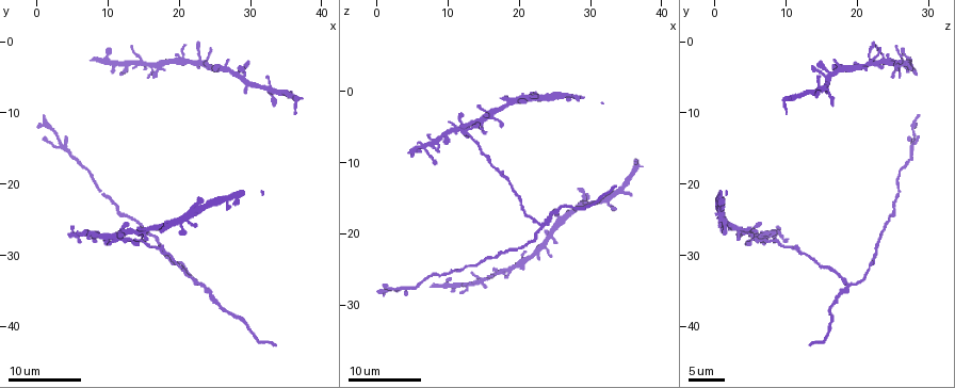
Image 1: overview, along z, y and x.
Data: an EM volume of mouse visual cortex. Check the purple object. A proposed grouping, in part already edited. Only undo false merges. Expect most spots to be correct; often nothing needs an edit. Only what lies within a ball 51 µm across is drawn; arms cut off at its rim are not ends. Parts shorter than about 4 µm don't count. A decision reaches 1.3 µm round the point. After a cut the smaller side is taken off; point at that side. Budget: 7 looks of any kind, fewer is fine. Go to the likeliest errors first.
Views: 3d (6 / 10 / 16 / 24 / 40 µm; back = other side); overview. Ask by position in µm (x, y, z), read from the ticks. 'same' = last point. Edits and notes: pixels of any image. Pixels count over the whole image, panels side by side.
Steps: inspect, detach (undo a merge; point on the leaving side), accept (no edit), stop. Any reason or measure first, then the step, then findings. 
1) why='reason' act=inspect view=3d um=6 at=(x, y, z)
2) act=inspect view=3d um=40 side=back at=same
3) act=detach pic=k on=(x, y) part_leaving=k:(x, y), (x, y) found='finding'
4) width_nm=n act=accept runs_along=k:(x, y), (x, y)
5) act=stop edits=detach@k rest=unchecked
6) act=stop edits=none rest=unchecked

why='three-way junction' act=inspect view=3d um=16 at=(23.0, 34.0, 19.0)

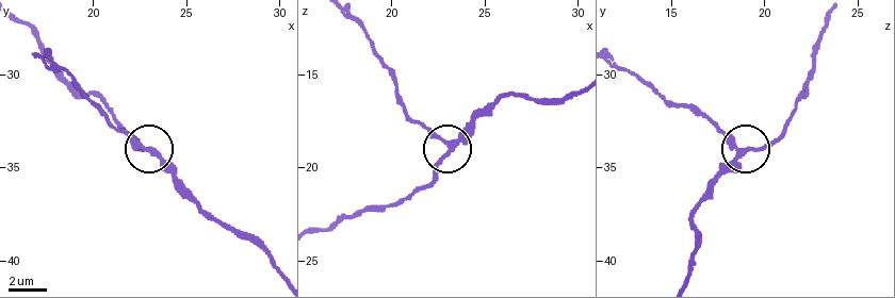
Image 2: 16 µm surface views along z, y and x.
act=inspect view=3d um=16 side=back at=(23.2, 34.1, 18.8)

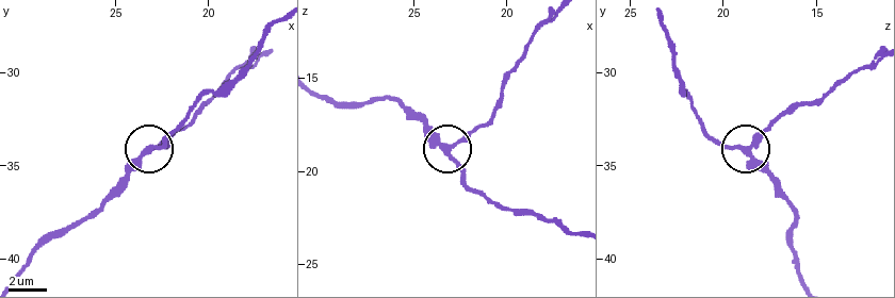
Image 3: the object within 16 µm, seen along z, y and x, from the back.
side_arm_um=16 arms=3 act=accept found='all the same neuron'

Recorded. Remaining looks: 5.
why='small branch off a trunk' act=inspect view=3d um=10 at=(3.0, 15.0, 27.5)

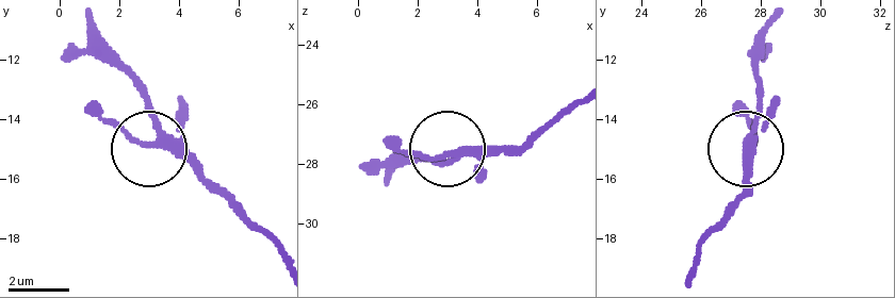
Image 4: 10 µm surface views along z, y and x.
arms=4 act=accept runs_along=4:(280, 251), (189, 167), (93, 116) found='continuous, no second neuron'

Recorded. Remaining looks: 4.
act=inspect view=3d um=16 at=(10.0, 21.5, 25.5)

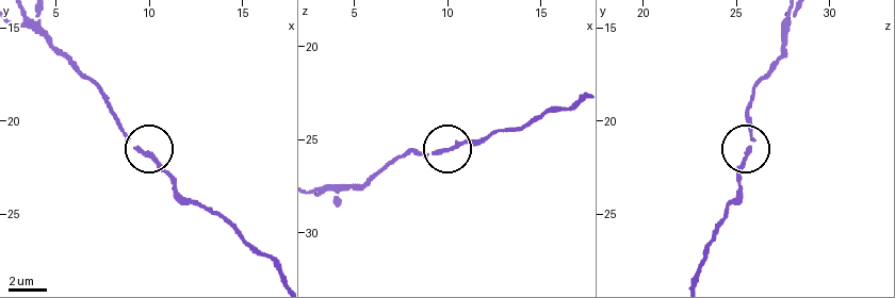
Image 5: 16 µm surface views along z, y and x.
act=inspect view=3d um=6 at=(9.6, 21.5, 25.7)

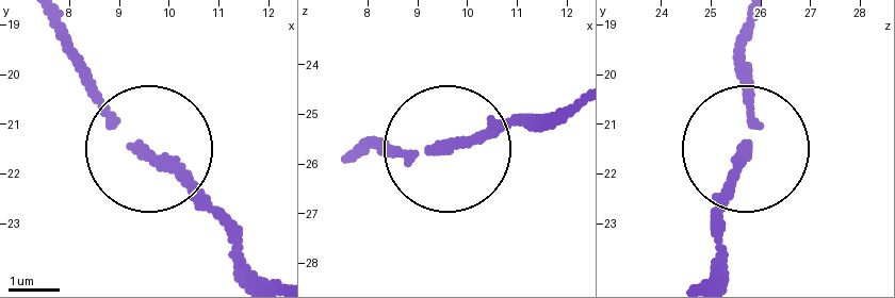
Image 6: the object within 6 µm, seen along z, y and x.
side_arm_um=67 act=accept found='continuous, no second neuron'

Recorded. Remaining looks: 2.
why='looks like a crossing' act=inspect view=3d um=10 at=(23.0, 2.5, 22.0)

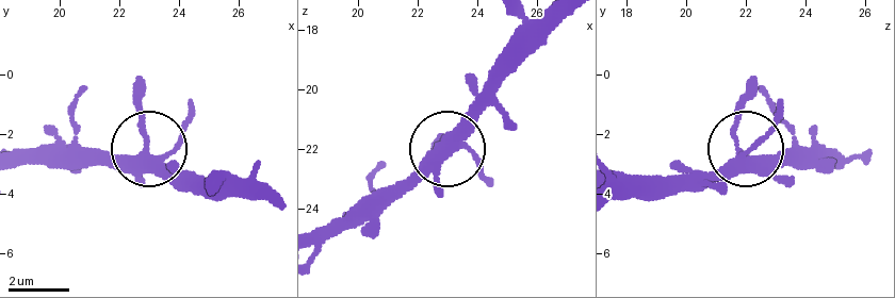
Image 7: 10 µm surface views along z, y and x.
width_nm=370 act=accept runs_along=7:(842, 166), (750, 158), (734, 112), (750, 77) found='one neuron here'

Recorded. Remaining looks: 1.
act=stop edits=none rest=unchecked

